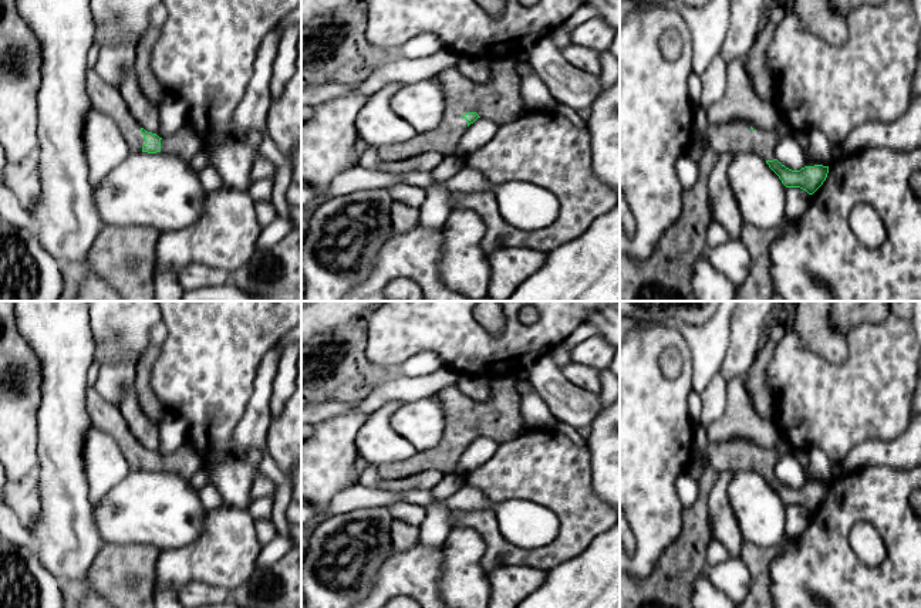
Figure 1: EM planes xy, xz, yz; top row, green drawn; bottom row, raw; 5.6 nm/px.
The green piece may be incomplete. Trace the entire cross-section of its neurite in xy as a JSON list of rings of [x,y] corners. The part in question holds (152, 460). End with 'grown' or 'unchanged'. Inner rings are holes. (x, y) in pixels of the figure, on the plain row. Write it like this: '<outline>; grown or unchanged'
[[[87,386],[87,412],[95,429],[109,435],[119,446],[131,472],[172,472],[190,480],[203,467],[202,457],[186,442],[168,456],[159,456],[139,445],[118,406],[104,399],[94,386]]]; grown

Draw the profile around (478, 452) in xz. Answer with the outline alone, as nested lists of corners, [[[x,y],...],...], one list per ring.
[[[478,436],[468,445],[452,473],[463,479],[468,473],[486,463],[497,447],[496,440],[488,436]]]

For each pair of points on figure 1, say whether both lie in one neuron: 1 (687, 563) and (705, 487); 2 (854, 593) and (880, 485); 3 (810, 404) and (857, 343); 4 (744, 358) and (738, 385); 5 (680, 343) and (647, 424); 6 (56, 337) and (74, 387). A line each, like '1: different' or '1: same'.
1: same
2: same
3: same
4: different
5: same
6: same

